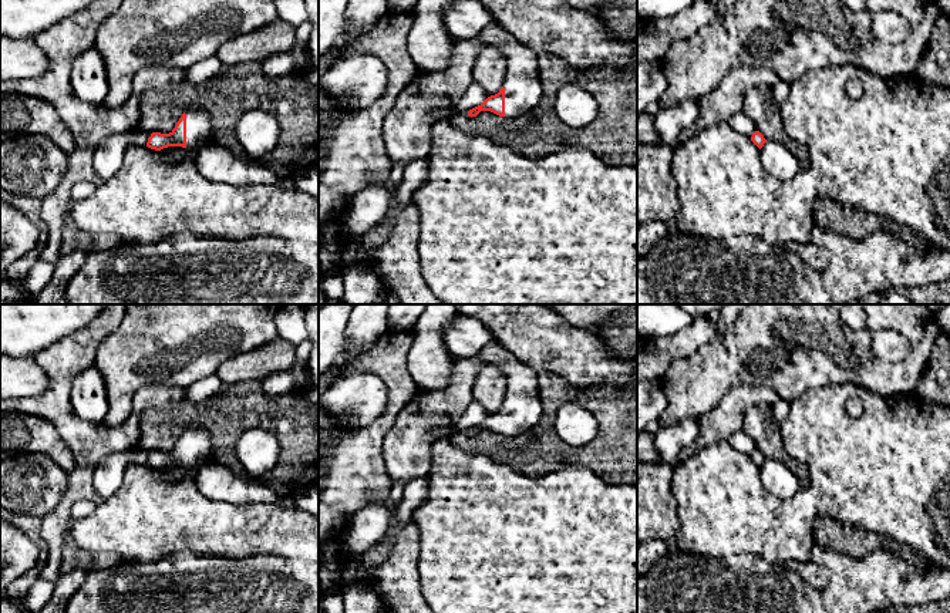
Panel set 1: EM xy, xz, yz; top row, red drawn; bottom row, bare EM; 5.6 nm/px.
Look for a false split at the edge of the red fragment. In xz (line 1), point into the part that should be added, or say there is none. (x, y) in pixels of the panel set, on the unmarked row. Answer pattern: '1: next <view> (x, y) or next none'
1: next xz (407, 451)

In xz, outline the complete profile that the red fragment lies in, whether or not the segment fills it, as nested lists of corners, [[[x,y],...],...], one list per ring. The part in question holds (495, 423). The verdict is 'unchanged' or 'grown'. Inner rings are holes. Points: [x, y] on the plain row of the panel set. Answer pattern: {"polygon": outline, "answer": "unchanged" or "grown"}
{"polygon": [[[498,340],[484,347],[478,357],[454,356],[449,384],[439,391],[418,390],[398,412],[383,441],[381,455],[393,481],[410,482],[429,475],[432,441],[428,434],[461,420],[474,401],[474,384],[485,364],[493,364],[503,371],[505,400],[498,412],[469,428],[468,434],[476,435],[481,430],[491,430],[499,435],[516,437],[540,420],[543,404],[538,391],[538,371]]], "answer": "grown"}

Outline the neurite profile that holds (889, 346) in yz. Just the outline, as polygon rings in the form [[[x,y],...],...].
[[[879,330],[872,339],[872,348],[877,358],[895,364],[907,357],[910,341],[897,331]]]

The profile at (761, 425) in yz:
[[[767,404],[748,407],[745,411],[744,431],[754,439],[767,459],[781,461],[799,479],[801,486],[808,486],[809,475],[806,465],[794,459],[784,447],[781,425]]]

